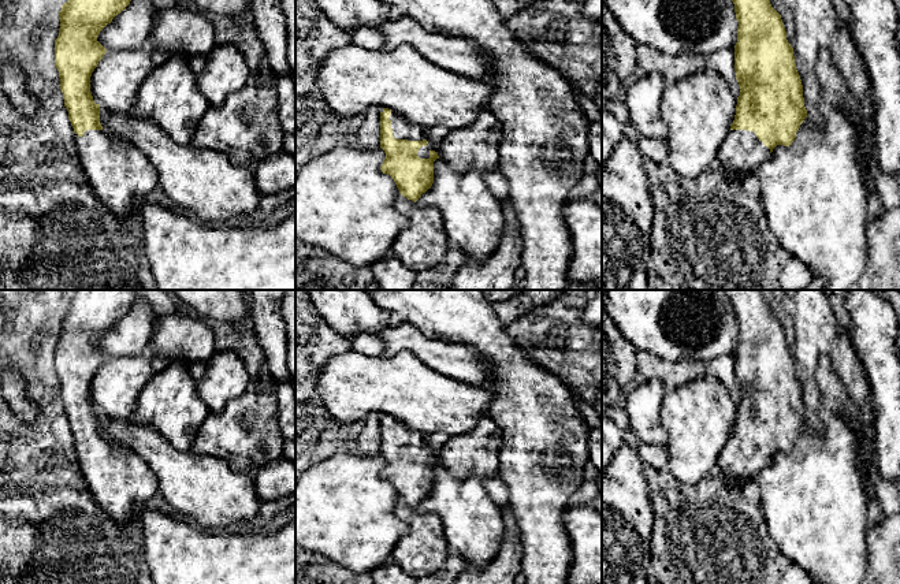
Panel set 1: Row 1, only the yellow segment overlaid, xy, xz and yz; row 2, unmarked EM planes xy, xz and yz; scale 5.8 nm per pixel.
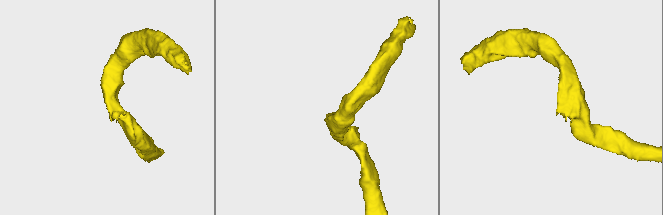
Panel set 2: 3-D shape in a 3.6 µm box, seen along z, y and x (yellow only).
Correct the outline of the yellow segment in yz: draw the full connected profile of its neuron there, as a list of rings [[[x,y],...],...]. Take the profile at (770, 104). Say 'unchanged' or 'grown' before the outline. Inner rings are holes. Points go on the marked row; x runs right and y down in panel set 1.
grown | [[[770,0],[732,1],[739,22],[734,71],[740,96],[730,131],[718,150],[717,164],[730,179],[743,181],[771,156],[777,145],[792,145],[807,118],[807,109],[793,48],[786,40],[781,15],[771,7]]]

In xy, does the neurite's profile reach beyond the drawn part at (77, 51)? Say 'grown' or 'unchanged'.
grown

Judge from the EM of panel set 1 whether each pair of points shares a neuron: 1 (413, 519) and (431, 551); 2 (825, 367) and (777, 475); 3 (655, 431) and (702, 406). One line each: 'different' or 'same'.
1: same
2: same
3: different

